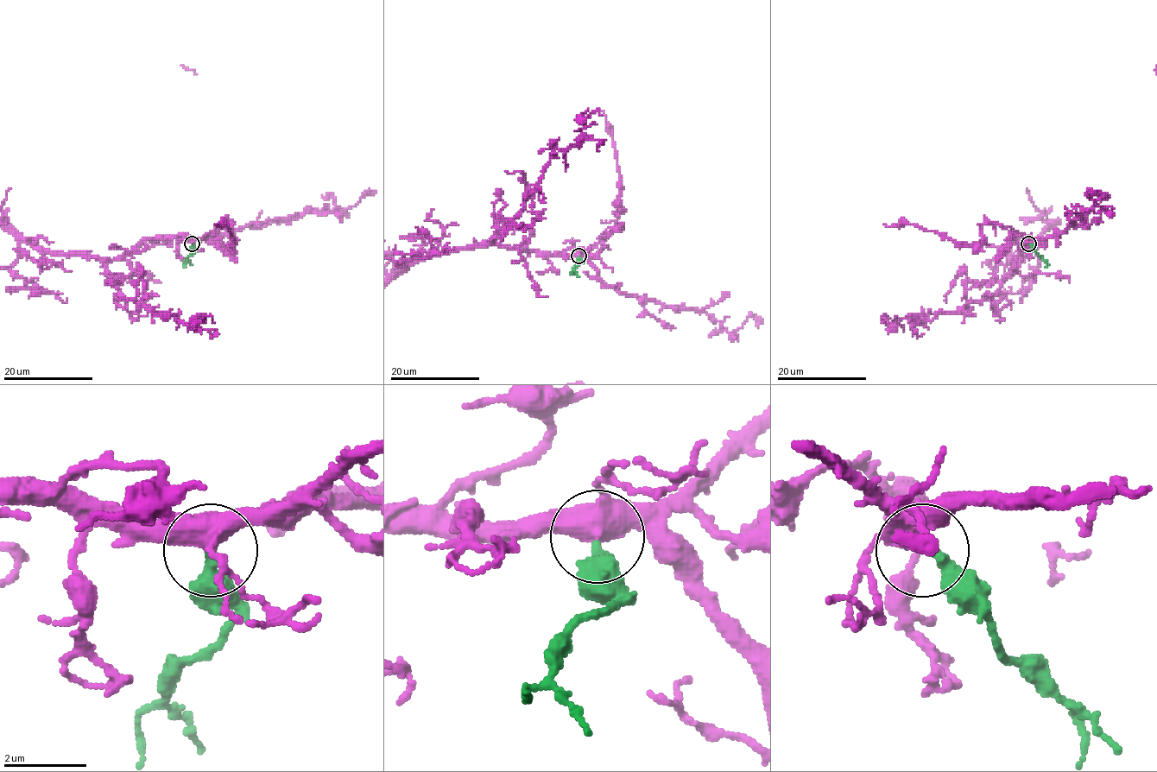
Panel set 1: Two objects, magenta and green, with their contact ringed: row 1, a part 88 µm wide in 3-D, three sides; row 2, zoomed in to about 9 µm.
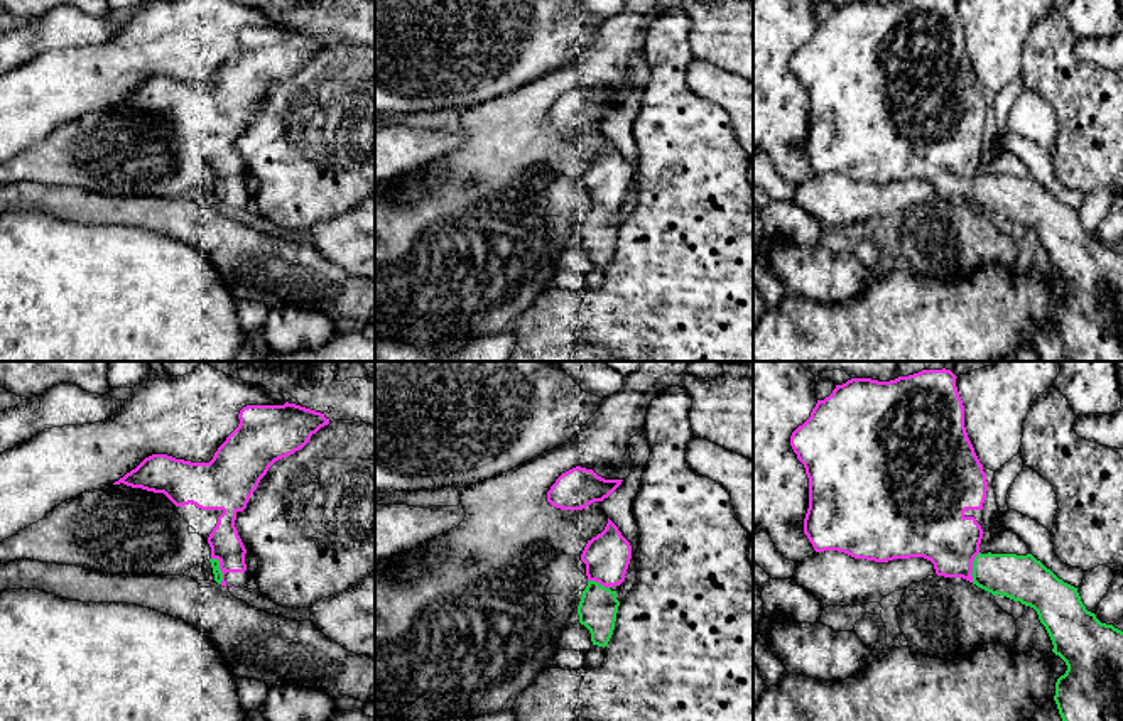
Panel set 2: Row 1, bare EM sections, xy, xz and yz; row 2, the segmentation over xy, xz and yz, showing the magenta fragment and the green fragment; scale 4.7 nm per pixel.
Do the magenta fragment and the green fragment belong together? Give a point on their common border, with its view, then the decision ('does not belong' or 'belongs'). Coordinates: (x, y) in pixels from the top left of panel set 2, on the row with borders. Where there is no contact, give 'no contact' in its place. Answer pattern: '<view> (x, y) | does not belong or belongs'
xy (220, 568) | belongs

